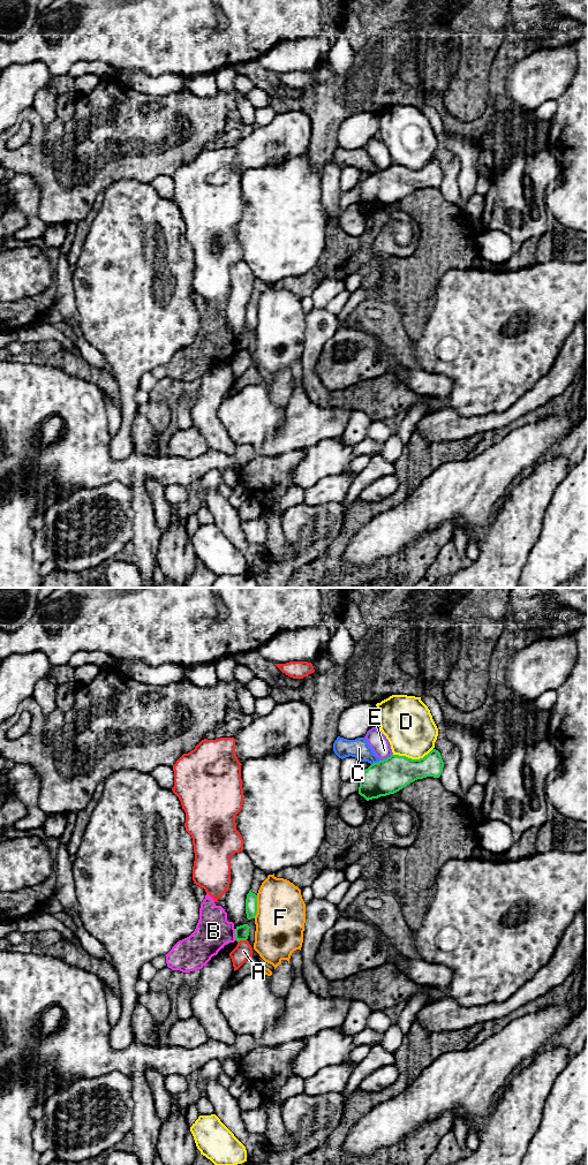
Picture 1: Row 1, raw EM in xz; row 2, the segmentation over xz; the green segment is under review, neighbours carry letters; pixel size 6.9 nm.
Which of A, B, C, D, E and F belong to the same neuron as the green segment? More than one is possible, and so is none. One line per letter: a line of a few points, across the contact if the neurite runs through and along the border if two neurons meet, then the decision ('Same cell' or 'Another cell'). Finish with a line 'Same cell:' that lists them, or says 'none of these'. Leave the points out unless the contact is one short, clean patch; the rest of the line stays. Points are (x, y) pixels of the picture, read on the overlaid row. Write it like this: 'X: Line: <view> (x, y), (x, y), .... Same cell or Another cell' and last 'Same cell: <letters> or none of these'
A: Another cell
B: Line: xz (234, 929), (234, 937), (236, 939). Another cell
C: Line: xz (379, 759), (371, 764). Another cell
D: Another cell
E: Another cell
F: Another cell
Same cell: none of these

